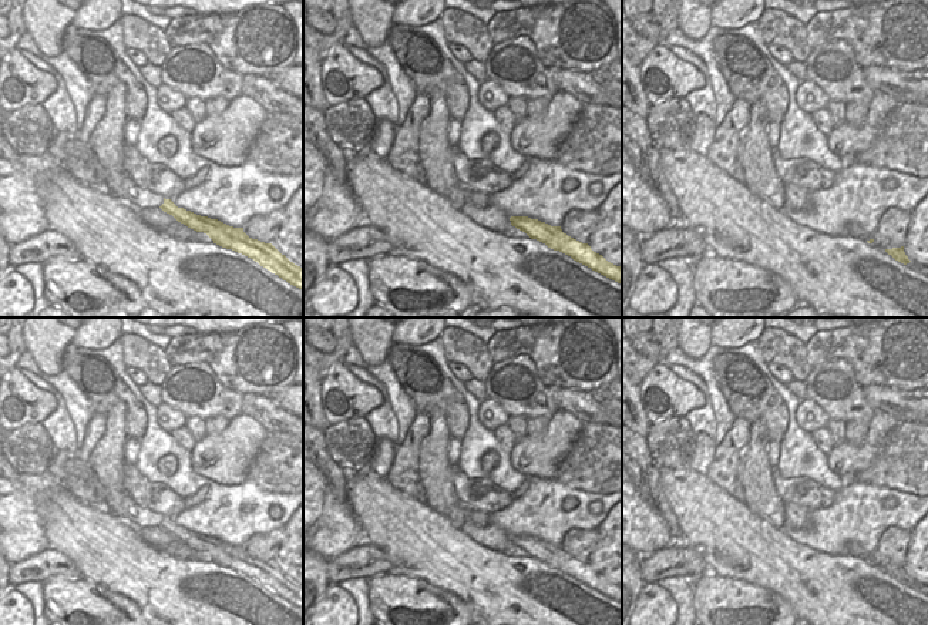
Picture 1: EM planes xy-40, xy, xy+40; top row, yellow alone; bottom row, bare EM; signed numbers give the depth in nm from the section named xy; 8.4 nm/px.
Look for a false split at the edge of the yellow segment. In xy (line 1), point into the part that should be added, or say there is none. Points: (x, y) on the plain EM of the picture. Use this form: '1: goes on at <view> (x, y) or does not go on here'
1: does not go on here

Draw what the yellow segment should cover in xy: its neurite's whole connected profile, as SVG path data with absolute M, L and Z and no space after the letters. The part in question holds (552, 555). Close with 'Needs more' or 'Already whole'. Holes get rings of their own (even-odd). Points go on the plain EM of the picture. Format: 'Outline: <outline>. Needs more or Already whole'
Outline: M511 535L511 544L525 551L531 558L559 569L574 579L622 604L622 587L608 581L602 574L594 571L588 562L582 562L562 551L561 545L551 545L528 535Z. Already whole

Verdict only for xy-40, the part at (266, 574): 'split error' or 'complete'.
split error

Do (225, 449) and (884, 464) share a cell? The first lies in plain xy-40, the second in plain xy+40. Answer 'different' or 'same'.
different

